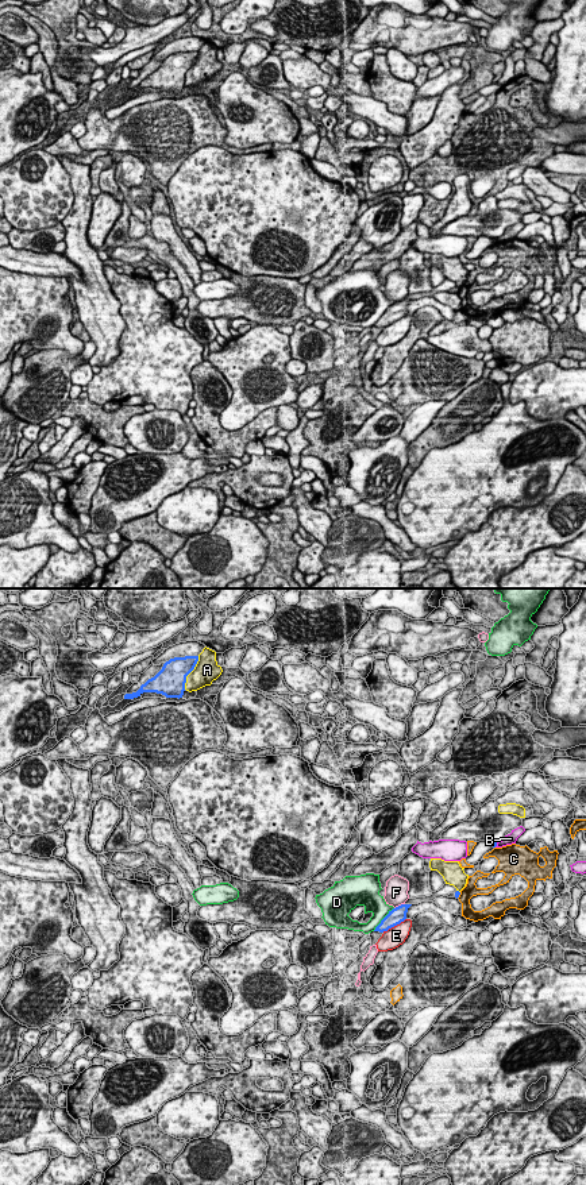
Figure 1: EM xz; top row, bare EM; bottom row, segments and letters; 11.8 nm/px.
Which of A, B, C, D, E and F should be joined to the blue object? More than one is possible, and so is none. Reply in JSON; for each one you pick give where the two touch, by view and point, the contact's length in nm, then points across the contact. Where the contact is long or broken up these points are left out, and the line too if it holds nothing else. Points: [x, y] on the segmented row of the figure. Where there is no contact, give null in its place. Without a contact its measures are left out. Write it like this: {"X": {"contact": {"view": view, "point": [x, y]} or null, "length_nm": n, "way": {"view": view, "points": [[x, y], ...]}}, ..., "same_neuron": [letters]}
{"same_neuron": []}

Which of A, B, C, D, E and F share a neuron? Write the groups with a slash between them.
A / B / C / D / E / F

